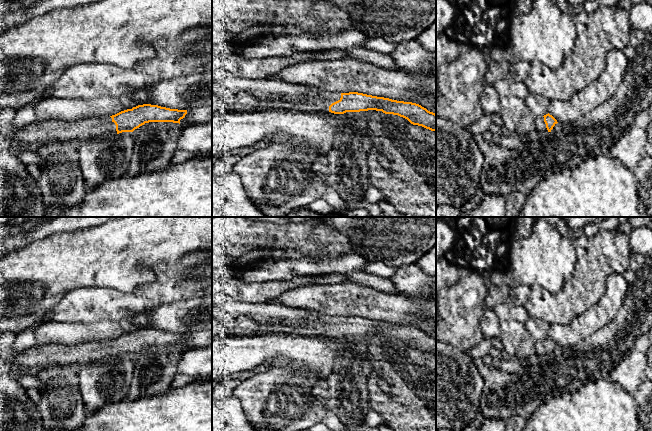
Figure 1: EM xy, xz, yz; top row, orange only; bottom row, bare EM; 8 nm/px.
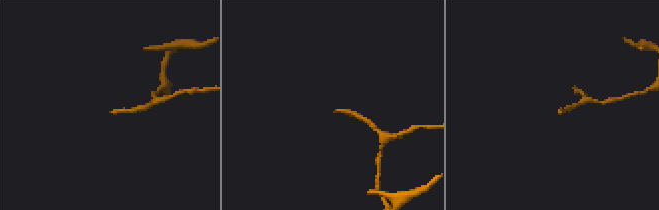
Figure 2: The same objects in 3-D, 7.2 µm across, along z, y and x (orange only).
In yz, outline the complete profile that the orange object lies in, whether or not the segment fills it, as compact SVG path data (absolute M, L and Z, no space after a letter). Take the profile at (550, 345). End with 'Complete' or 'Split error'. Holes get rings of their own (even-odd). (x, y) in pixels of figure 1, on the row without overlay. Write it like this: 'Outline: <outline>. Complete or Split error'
Outline: M549 337L544 340L536 341L536 353L541 358L551 356L557 347L557 344Z. Split error

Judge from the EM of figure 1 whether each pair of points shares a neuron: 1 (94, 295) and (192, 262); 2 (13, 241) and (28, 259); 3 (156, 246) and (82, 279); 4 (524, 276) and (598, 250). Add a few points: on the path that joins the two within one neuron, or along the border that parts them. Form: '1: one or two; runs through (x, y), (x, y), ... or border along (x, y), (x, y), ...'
1: one; runs through (118, 300), (141, 300), (168, 286)
2: two; border along (42, 239), (30, 242), (10, 252)
3: one; runs through (138, 246), (123, 254), (105, 256), (100, 261)
4: two; border along (572, 238), (576, 266), (570, 281)

